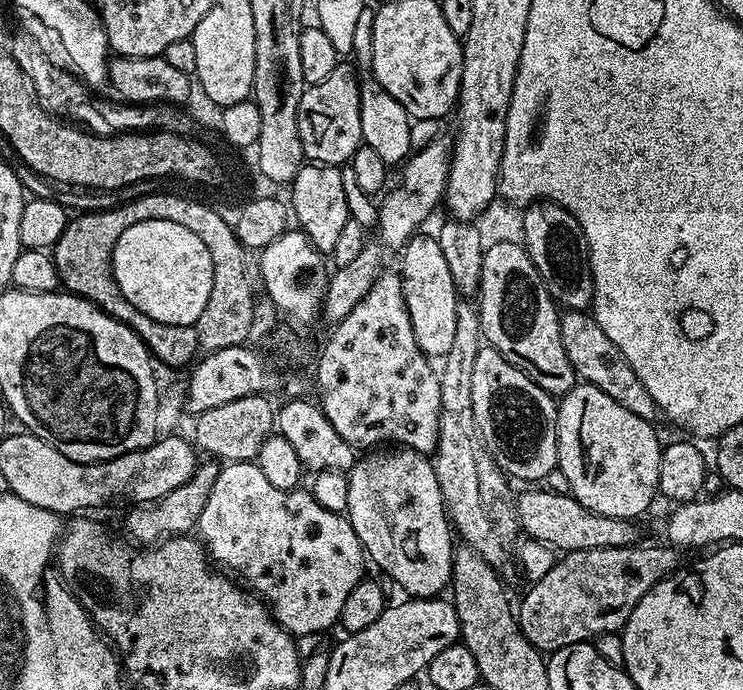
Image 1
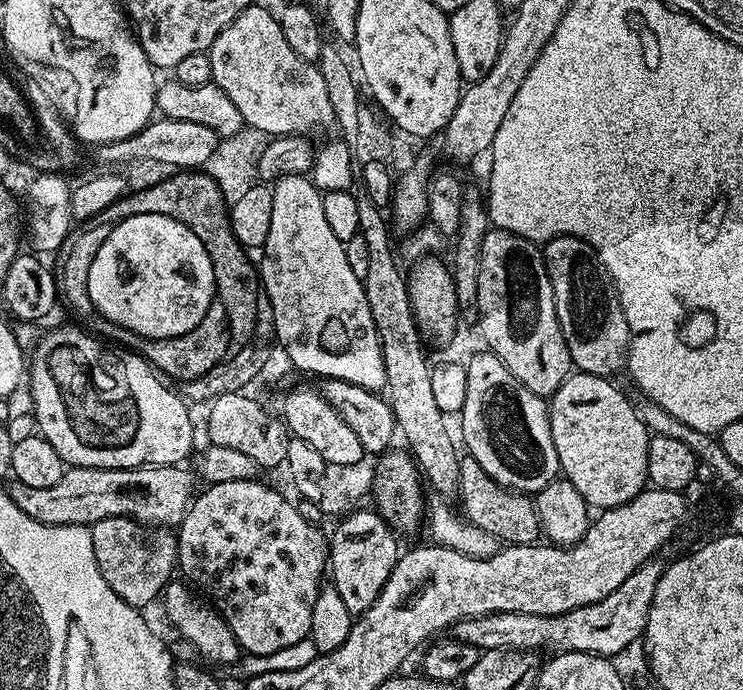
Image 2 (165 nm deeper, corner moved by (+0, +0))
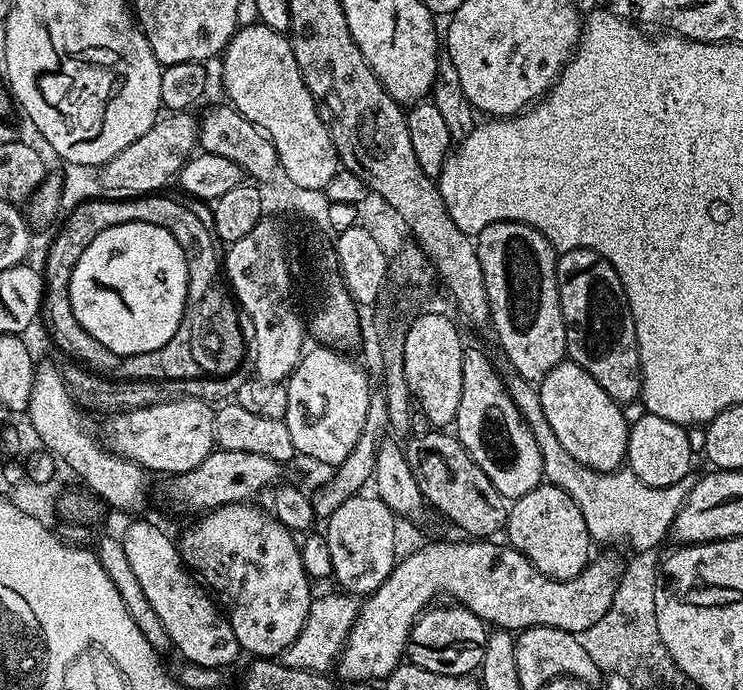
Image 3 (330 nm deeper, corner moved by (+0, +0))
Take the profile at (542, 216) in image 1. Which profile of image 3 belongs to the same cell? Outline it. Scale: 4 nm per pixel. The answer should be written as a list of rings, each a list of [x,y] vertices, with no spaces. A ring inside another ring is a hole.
[[[575,248],[569,252],[561,251],[556,258],[556,285],[560,291],[560,309],[566,330],[567,359],[574,361],[614,402],[621,406],[636,404],[642,390],[642,370],[640,369],[640,351],[632,311],[628,299],[624,296],[624,287],[610,262],[589,248]]]

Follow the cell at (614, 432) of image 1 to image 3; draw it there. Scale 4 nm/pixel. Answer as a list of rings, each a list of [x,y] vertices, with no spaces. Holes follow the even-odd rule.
[[[566,358],[558,366],[554,366],[554,370],[550,370],[544,380],[539,381],[538,387],[542,398],[542,411],[546,413],[550,426],[554,426],[558,442],[562,442],[567,452],[573,458],[578,458],[582,466],[598,472],[613,472],[627,461],[629,417],[624,417],[625,409],[616,404],[614,398],[610,398],[610,394],[606,394],[606,390],[602,390],[602,386],[598,386],[598,382],[594,382],[594,378],[586,374],[586,370],[582,370],[582,366]]]

